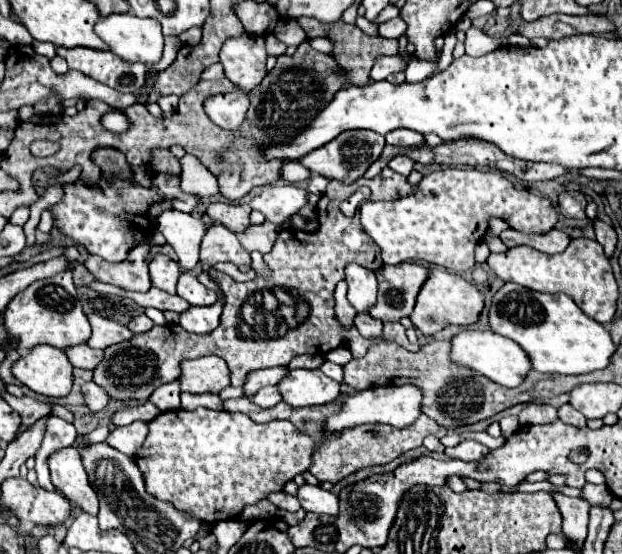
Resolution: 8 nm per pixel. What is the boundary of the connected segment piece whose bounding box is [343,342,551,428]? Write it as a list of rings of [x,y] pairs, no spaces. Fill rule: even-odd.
[[[379,342],[379,344],[373,344],[371,350],[359,358],[359,360],[351,360],[343,366],[345,370],[345,382],[357,390],[365,390],[365,388],[371,388],[373,384],[415,384],[417,388],[421,388],[423,392],[423,414],[427,414],[429,418],[433,418],[437,424],[445,426],[445,428],[457,428],[457,426],[463,426],[463,424],[473,424],[473,422],[479,422],[479,420],[485,420],[485,418],[491,418],[493,414],[509,408],[509,406],[515,406],[519,402],[531,402],[531,400],[541,400],[541,398],[549,398],[551,396],[551,374],[541,374],[541,378],[537,378],[537,384],[535,384],[535,370],[531,370],[531,374],[527,374],[527,380],[523,380],[517,388],[503,388],[487,378],[483,378],[481,374],[475,374],[467,368],[461,368],[457,364],[451,362],[449,358],[449,342],[431,342],[431,344],[425,344],[421,346],[419,352],[411,354],[407,352],[405,348],[401,348],[399,344],[395,342]]]

